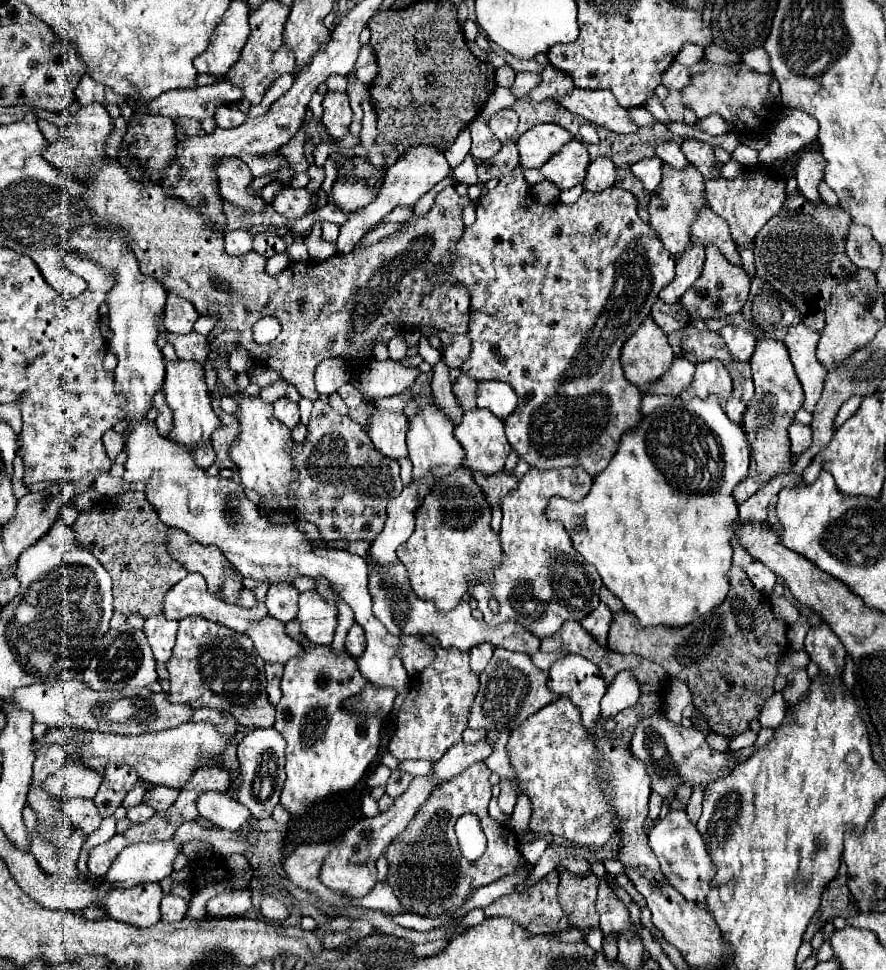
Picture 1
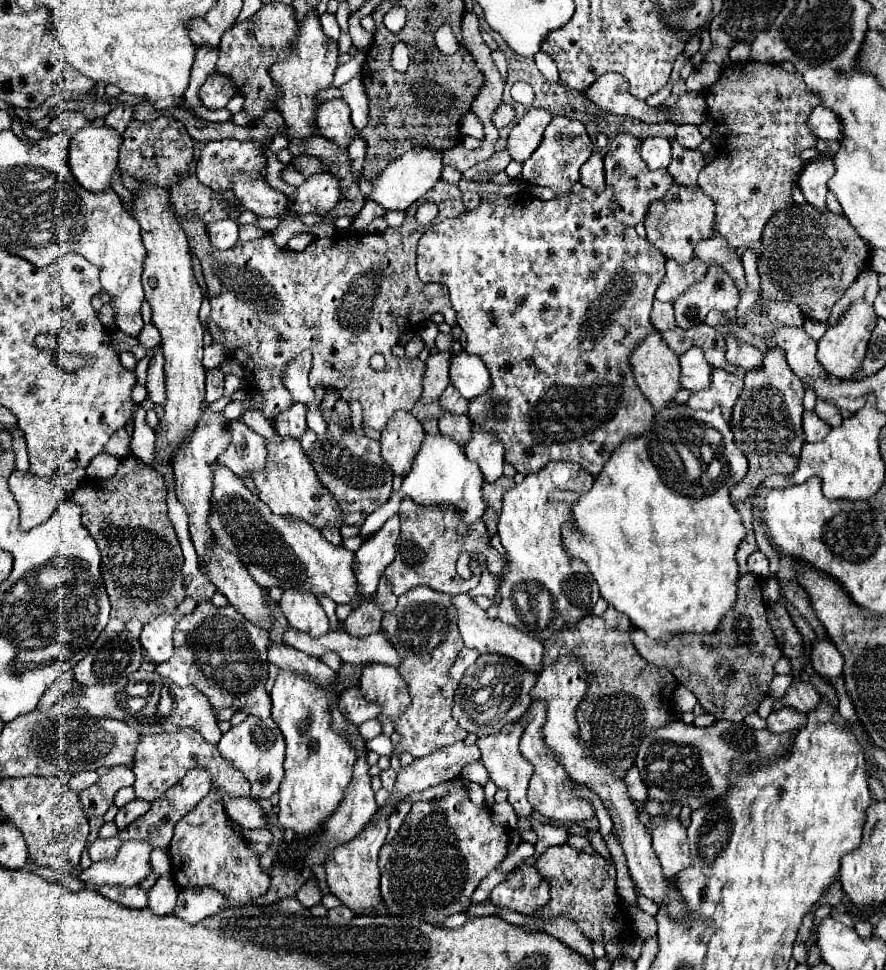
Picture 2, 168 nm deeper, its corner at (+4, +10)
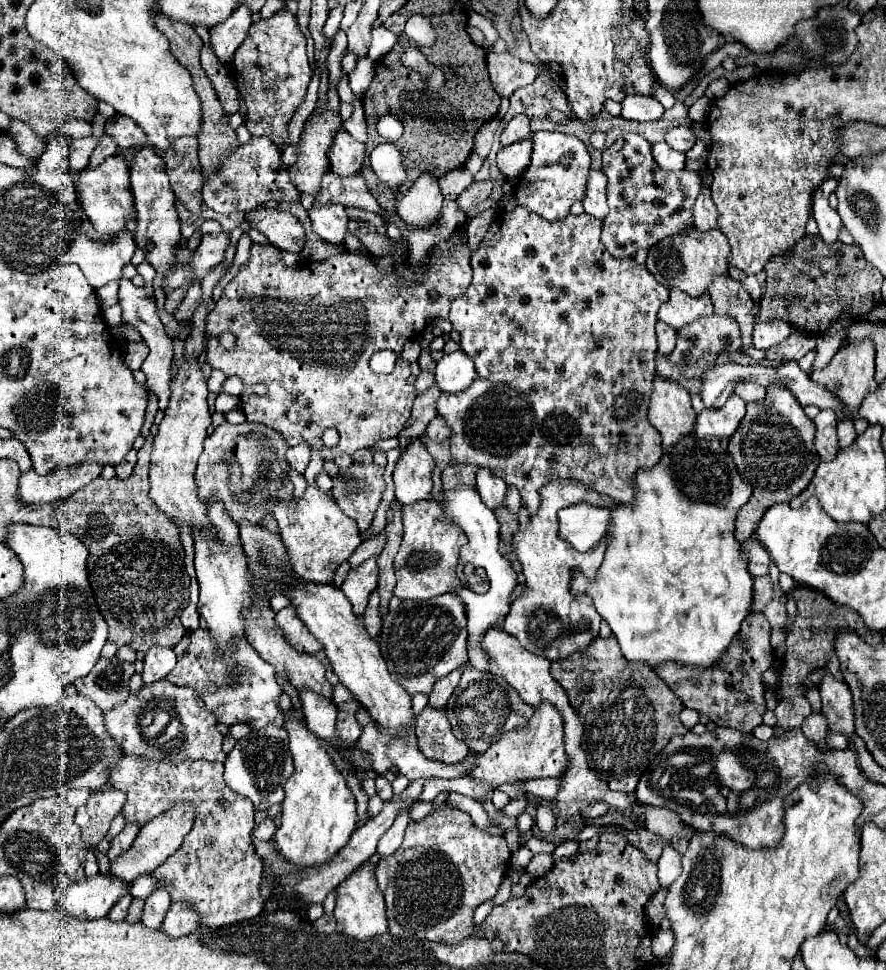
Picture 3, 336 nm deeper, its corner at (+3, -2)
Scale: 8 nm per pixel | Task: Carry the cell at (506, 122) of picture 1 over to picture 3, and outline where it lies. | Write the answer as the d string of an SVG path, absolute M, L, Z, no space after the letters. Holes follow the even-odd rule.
M517 115L513 117L507 127L501 133L501 145L511 145L523 139L531 137L531 129L529 129L529 117L527 115Z

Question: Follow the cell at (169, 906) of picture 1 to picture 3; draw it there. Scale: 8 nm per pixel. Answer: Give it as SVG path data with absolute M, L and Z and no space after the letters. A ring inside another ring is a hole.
M157 889L153 891L147 899L145 899L145 907L143 907L143 917L141 923L149 929L159 929L163 923L163 915L169 909L171 899L169 893L165 889Z

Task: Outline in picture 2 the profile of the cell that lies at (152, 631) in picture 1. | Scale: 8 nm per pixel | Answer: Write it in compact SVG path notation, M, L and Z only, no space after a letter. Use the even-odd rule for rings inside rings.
M184 599L176 607L176 613L158 615L156 619L150 619L144 625L144 629L140 633L140 643L146 649L152 663L164 663L172 655L172 651L174 651L174 645L172 645L174 627L176 627L178 619L192 613L194 607L196 607L196 603L192 599Z

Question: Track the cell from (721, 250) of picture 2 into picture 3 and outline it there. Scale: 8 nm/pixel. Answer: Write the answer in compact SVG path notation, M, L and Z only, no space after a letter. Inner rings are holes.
M719 275L715 277L709 297L715 305L715 315L727 315L733 317L739 327L741 327L741 351L753 347L751 343L751 333L753 333L753 321L755 317L751 315L753 309L753 299L747 295L743 285L735 281L731 275Z

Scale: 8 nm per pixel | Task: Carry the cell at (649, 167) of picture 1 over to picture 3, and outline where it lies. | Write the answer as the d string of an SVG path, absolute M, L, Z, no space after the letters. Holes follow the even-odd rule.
M665 141L653 145L653 157L663 171L681 171L685 167L685 153L673 151Z

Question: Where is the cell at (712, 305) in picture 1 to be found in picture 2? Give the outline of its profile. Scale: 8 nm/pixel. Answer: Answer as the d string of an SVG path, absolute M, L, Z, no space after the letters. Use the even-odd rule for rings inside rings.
M716 263L708 265L708 271L700 283L692 285L680 299L676 299L676 323L684 327L692 327L704 321L710 309L718 309L724 313L732 313L738 307L738 287L726 275L722 267Z

